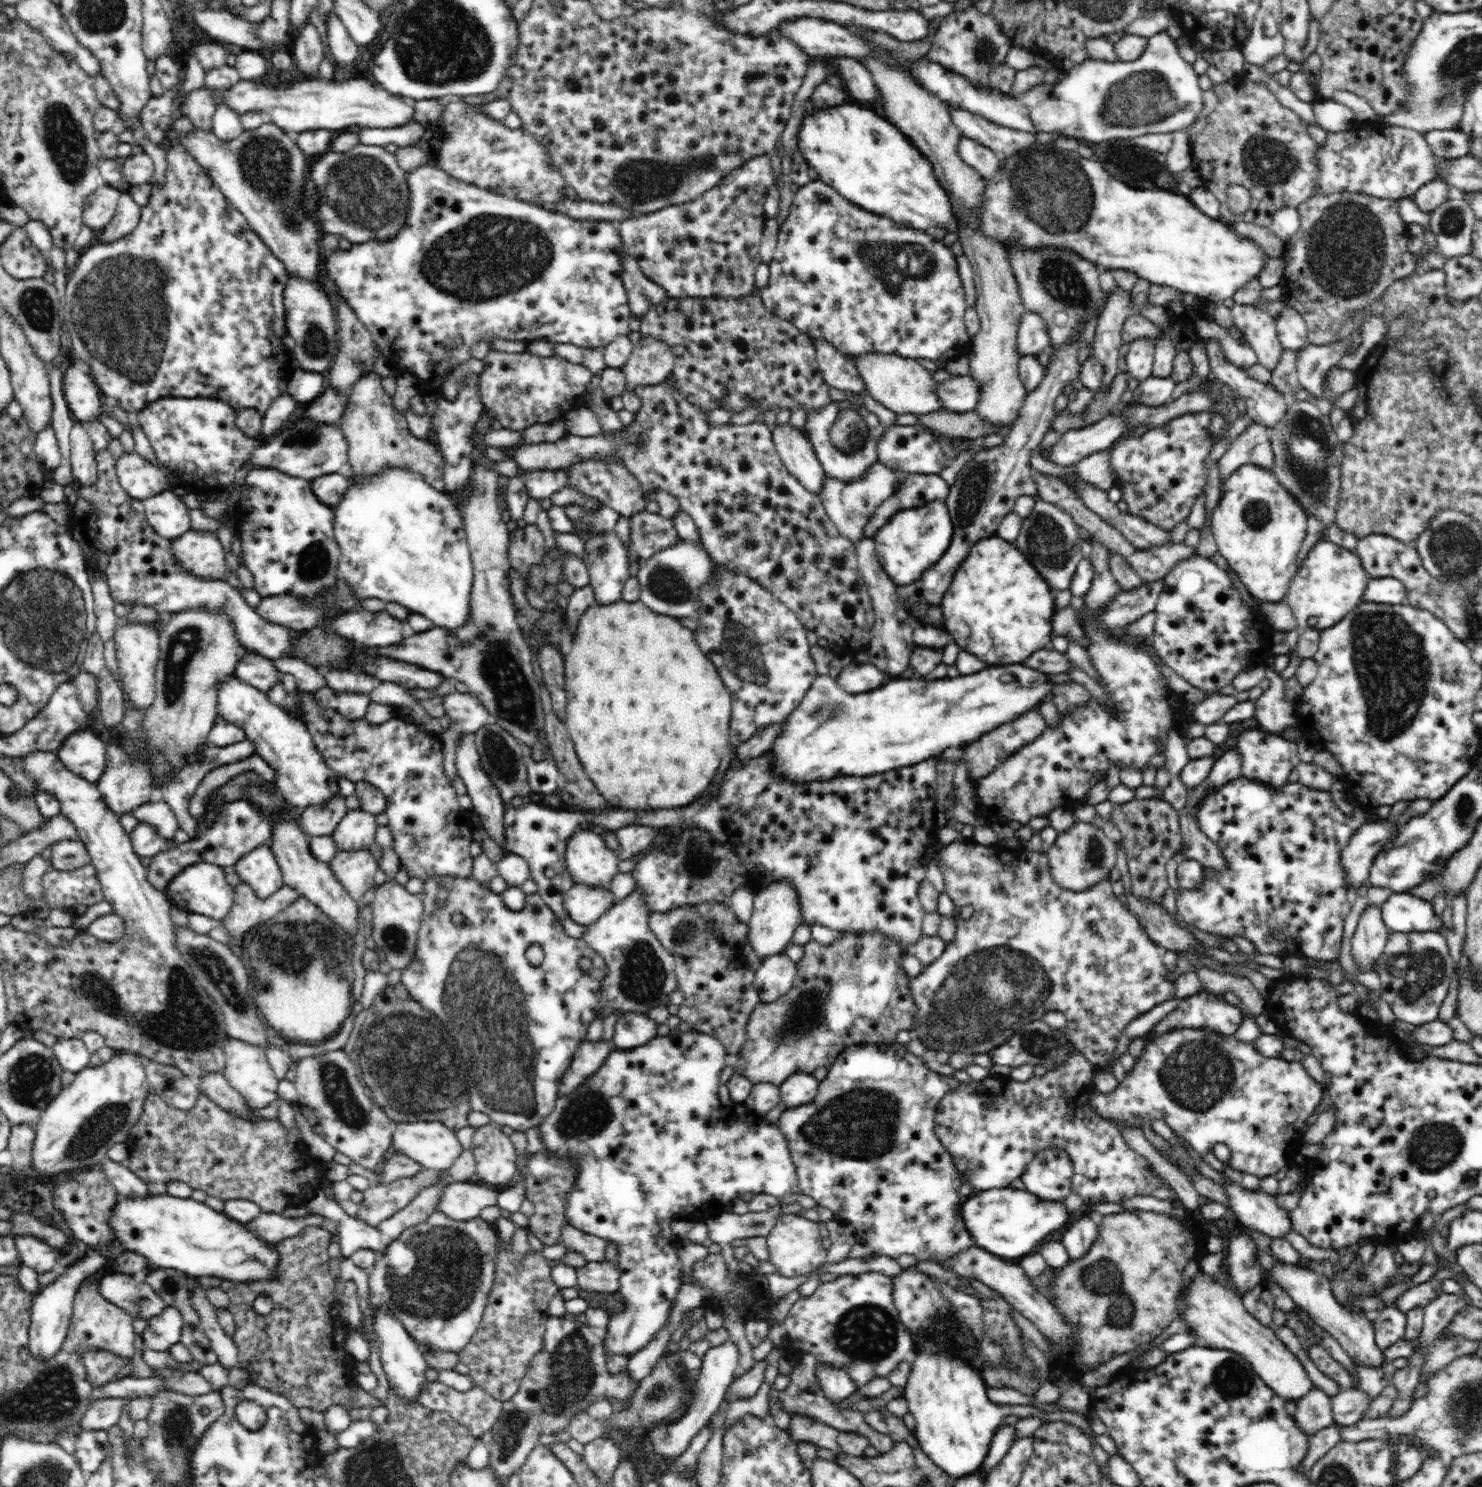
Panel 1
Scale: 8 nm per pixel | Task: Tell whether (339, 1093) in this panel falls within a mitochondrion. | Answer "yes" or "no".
yes

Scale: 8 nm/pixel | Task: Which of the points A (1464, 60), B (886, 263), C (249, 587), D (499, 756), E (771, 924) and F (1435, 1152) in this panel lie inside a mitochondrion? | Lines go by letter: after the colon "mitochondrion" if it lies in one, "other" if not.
A: mitochondrion
B: mitochondrion
C: other
D: mitochondrion
E: other
F: mitochondrion

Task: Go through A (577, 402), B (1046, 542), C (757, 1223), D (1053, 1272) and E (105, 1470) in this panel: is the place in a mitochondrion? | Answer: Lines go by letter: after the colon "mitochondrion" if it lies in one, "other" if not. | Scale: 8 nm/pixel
A: other
B: mitochondrion
C: mitochondrion
D: other
E: other

